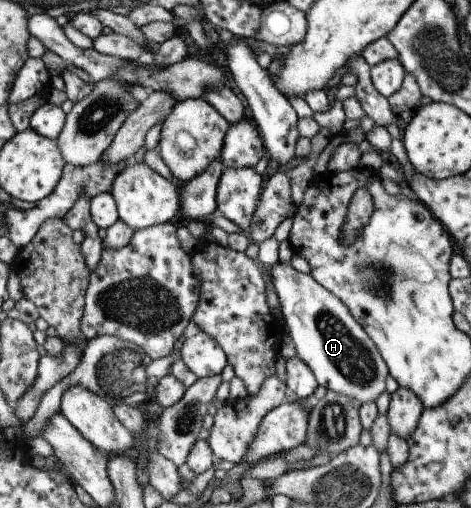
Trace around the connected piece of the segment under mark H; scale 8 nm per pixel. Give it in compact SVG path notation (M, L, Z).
M278 262L271 269L282 314L281 324L287 327L296 357L309 367L316 383L325 390L358 400L360 404L375 401L385 390L388 372L375 345L353 320L345 305L311 274L303 275L295 271L289 262Z

